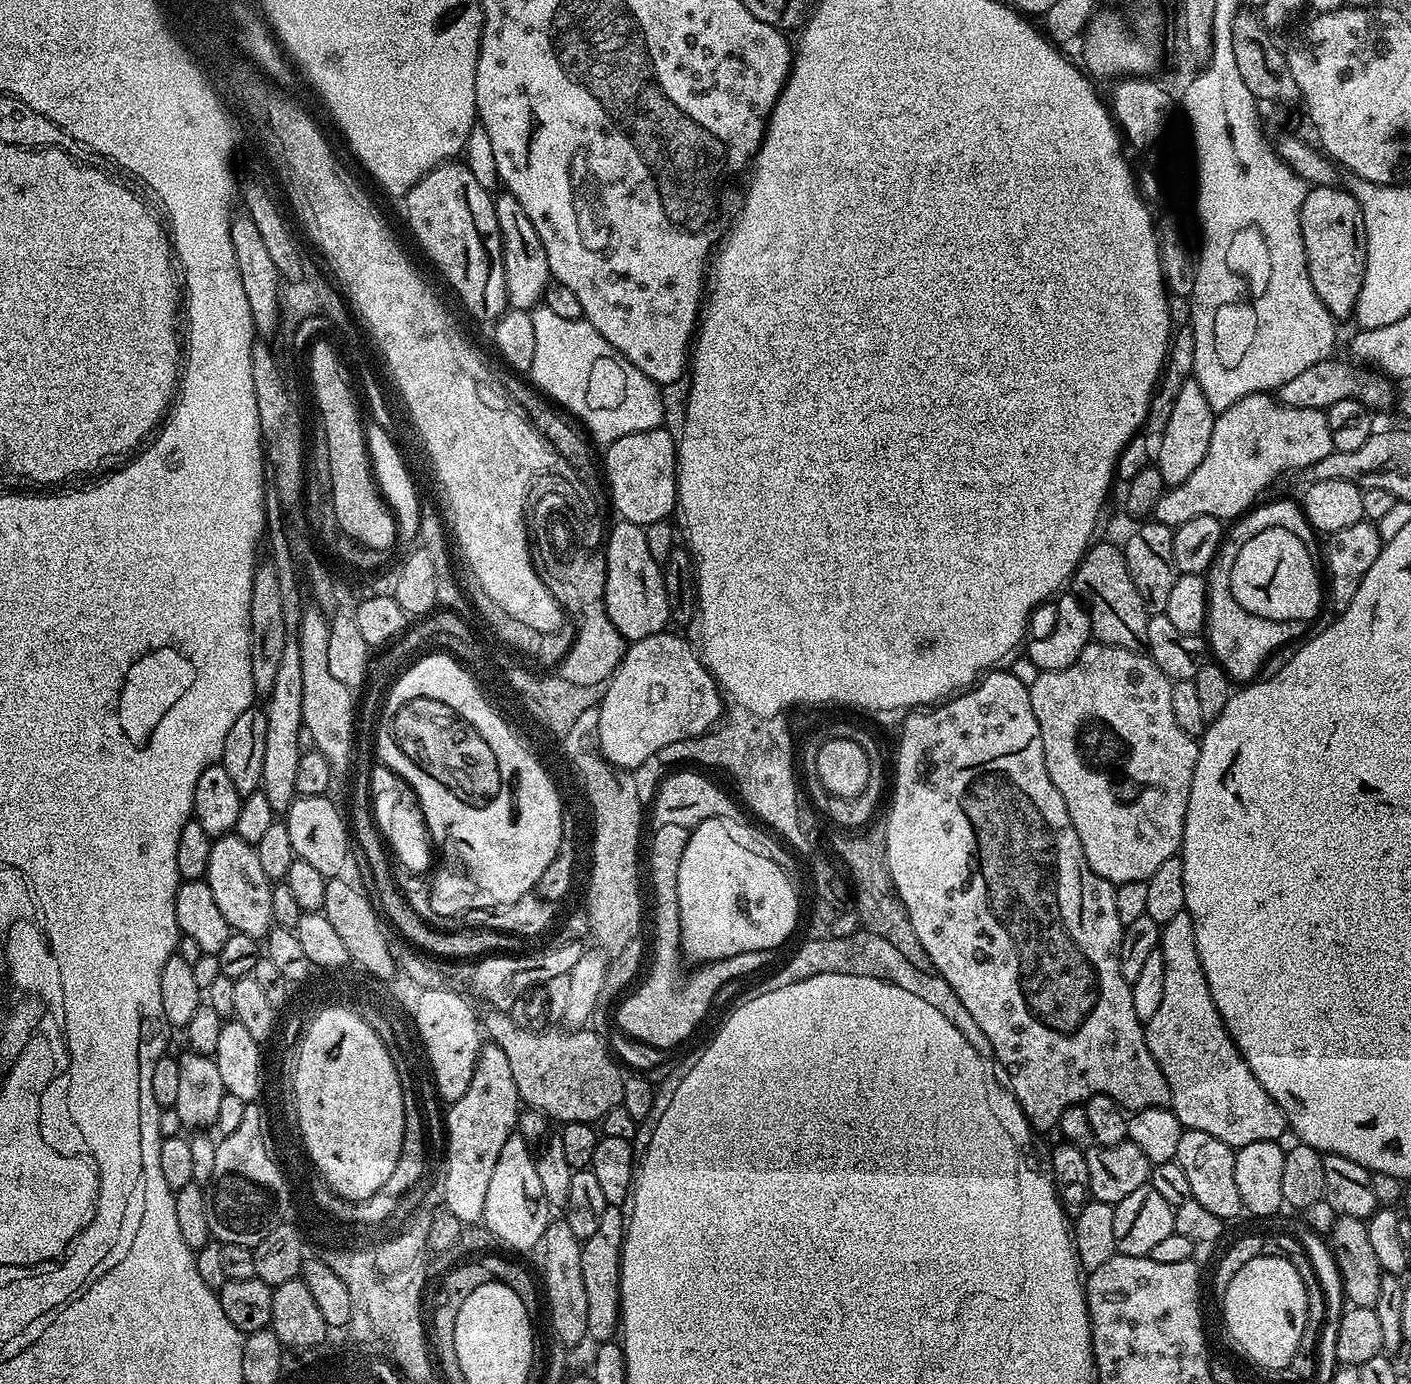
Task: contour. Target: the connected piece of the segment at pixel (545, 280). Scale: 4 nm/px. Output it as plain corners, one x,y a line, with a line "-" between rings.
504,190
501,193
501,196
495,197
494,214
498,218
498,230
502,242
508,308
527,312
543,301
544,292
552,280
552,271
550,262
546,258
546,246
542,246
542,238
538,238
538,230
534,230
534,222
526,218
526,210
522,210
522,202
518,202
518,198
514,198
512,192

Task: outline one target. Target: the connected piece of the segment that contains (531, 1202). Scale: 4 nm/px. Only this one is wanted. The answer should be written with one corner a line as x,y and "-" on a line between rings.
519,1134
506,1138
506,1146
502,1146
502,1154
498,1154
498,1162
490,1174
484,1203
483,1227
488,1227
494,1239
516,1252
528,1252
537,1247
550,1219
546,1194
538,1179
536,1157
533,1149
528,1148
531,1148
529,1141

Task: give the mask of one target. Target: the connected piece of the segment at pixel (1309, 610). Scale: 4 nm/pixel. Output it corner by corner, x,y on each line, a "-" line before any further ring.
1264,532
1264,536
1256,536
1256,540
1240,552
1236,573
1232,575
1232,588
1236,588
1240,604
1252,608
1252,612
1264,612
1264,616
1319,617
1322,612
1322,576
1316,573
1312,559
1313,553
1300,548
1296,536
1288,536
1288,532

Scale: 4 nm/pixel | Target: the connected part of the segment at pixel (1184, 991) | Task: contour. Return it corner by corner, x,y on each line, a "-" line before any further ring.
1179,912
1176,917
1170,918
1170,922
1162,925
1158,950
1166,966
1166,979
1162,981
1162,1002
1154,1018
1146,1021
1144,1037
1150,1054
1154,1054
1154,1062
1158,1062
1166,1078
1172,1099
1170,1107
1178,1122
1185,1130
1202,1130
1202,1134
1210,1134
1218,1138
1218,1142
1226,1142
1226,1146
1233,1150
1250,1146
1250,1142
1279,1141
1280,1135
1289,1131
1288,1119
1274,1098
1262,1090
1262,1082
1254,1078
1214,1006
1214,998
1198,958
1198,946
1194,942
1194,922
1188,912

